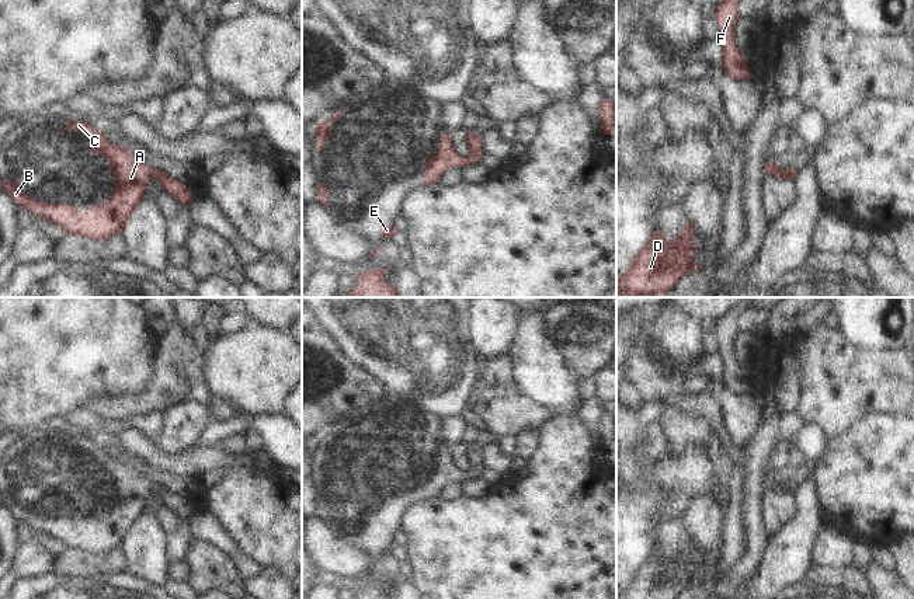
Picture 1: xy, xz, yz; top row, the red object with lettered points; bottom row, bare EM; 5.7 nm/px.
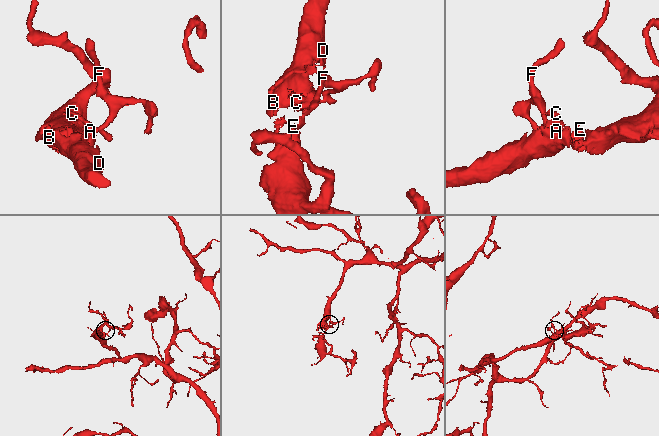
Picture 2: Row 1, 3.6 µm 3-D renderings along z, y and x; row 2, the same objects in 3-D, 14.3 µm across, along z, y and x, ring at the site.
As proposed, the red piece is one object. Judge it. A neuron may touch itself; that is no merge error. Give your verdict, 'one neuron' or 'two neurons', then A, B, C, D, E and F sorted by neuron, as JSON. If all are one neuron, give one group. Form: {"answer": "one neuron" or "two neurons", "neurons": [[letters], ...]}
{"answer": "one neuron", "neurons": [["A", "B", "C", "D", "E", "F"]]}

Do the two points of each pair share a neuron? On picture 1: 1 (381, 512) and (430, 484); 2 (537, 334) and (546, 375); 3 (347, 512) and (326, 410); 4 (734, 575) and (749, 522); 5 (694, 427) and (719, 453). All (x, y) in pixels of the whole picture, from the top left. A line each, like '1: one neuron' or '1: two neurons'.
1: one neuron
2: one neuron
3: two neurons
4: one neuron
5: one neuron

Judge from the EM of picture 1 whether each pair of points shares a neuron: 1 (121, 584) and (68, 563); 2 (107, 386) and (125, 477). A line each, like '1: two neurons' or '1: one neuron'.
1: two neurons
2: two neurons

